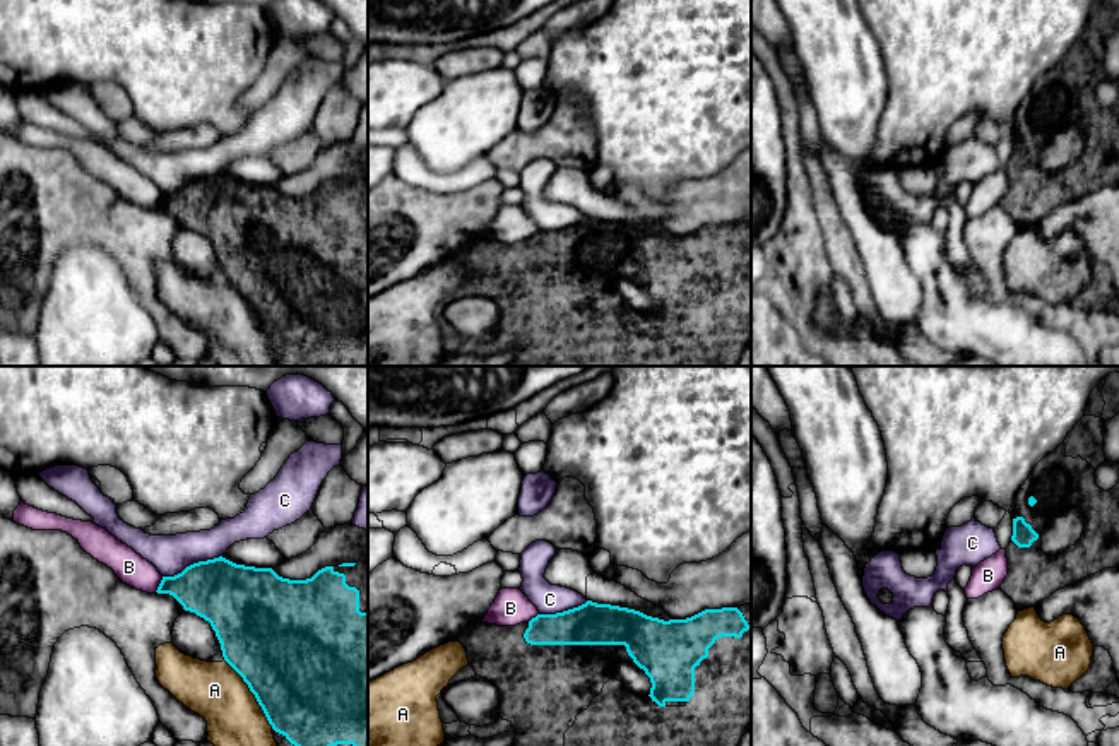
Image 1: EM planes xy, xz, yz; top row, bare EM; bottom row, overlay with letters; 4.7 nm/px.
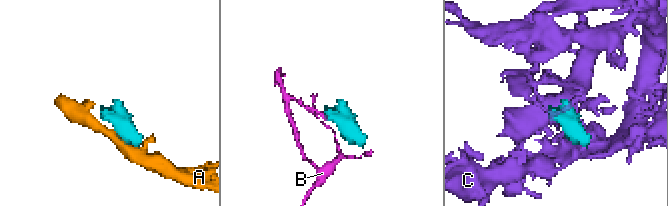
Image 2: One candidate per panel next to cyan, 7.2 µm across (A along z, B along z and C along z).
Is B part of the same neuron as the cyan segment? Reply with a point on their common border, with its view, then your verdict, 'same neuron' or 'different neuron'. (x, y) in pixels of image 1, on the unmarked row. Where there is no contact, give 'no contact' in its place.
xy (159, 201) | different neuron

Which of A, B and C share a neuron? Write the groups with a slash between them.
A / B / C

